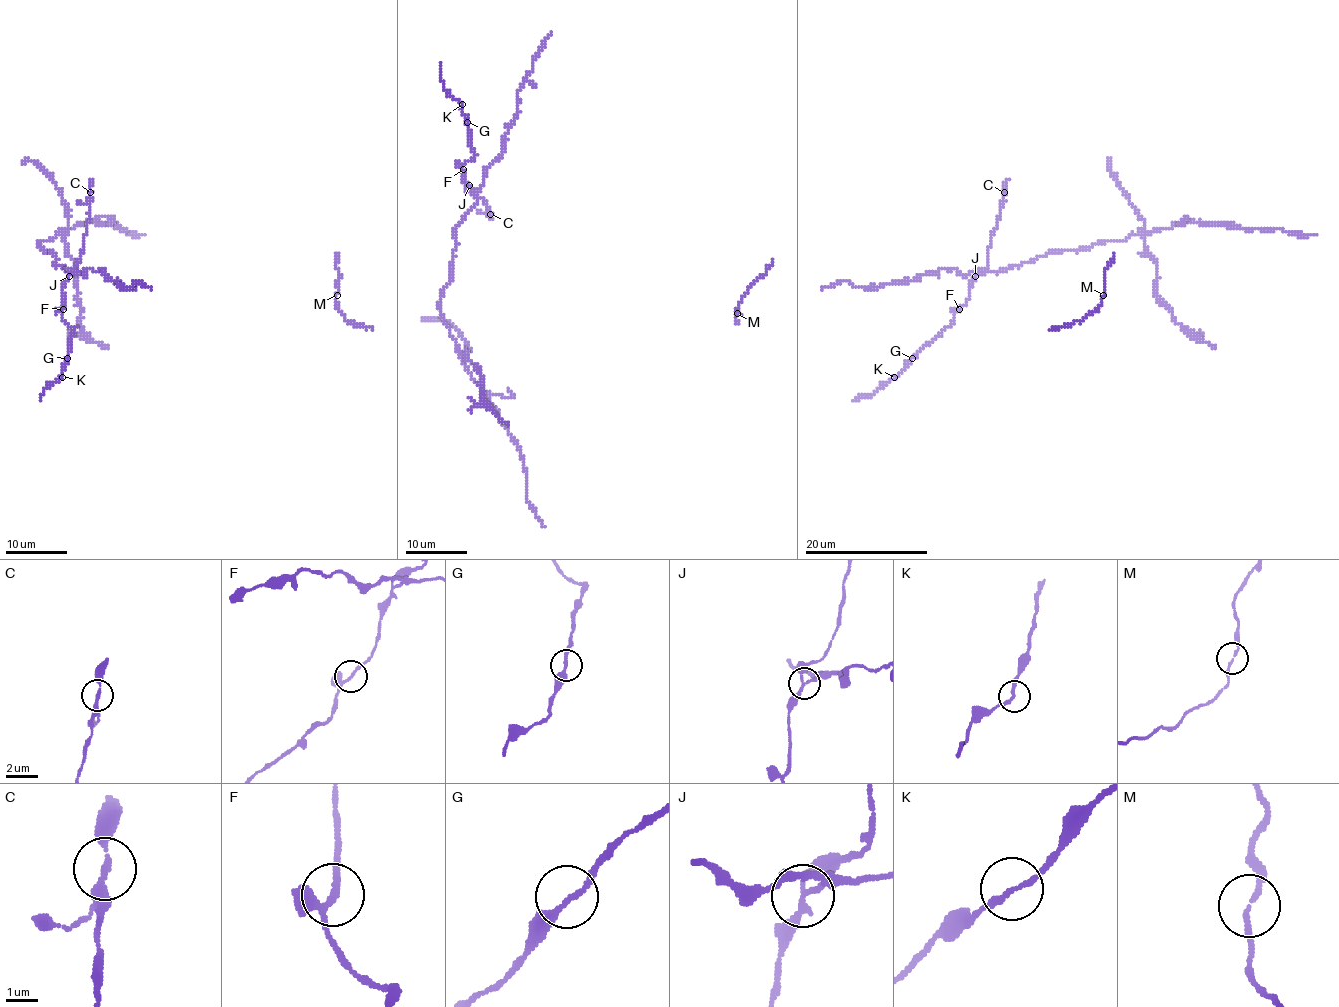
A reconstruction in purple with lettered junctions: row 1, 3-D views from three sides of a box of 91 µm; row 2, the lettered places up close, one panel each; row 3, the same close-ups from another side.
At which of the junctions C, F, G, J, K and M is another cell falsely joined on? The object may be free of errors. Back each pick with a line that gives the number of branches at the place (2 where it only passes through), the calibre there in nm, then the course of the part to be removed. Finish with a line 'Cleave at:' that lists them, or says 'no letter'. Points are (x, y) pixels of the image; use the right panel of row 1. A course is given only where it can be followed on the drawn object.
J: 3 branches meet; 150 nm thick; foreign part runs (975, 275), (1004, 272), (1051, 251), (1078, 251), (1185, 221), (1317, 234)
Cleave at: J

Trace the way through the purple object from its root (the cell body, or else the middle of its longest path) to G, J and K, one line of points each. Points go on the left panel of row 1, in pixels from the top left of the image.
G: (67, 229), (40, 241), (52, 249), (55, 265), (77, 272), (63, 288), (61, 317), (73, 328), (67, 358)
J: (67, 229), (50, 240), (40, 241), (40, 246), (44, 251), (52, 249), (55, 265), (77, 272), (69, 275)
K: (67, 229), (40, 241), (52, 249), (55, 265), (77, 272), (63, 288), (61, 317), (73, 334), (61, 377)

